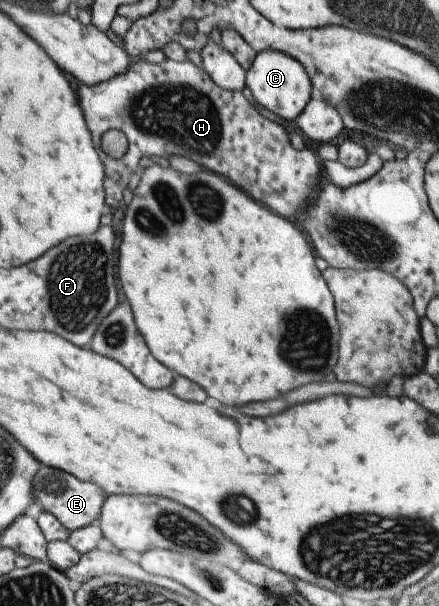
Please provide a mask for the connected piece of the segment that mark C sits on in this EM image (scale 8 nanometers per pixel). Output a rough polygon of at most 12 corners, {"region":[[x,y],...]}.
{"region":[[281,51],[256,54],[245,84],[265,113],[295,120],[312,85]]}

